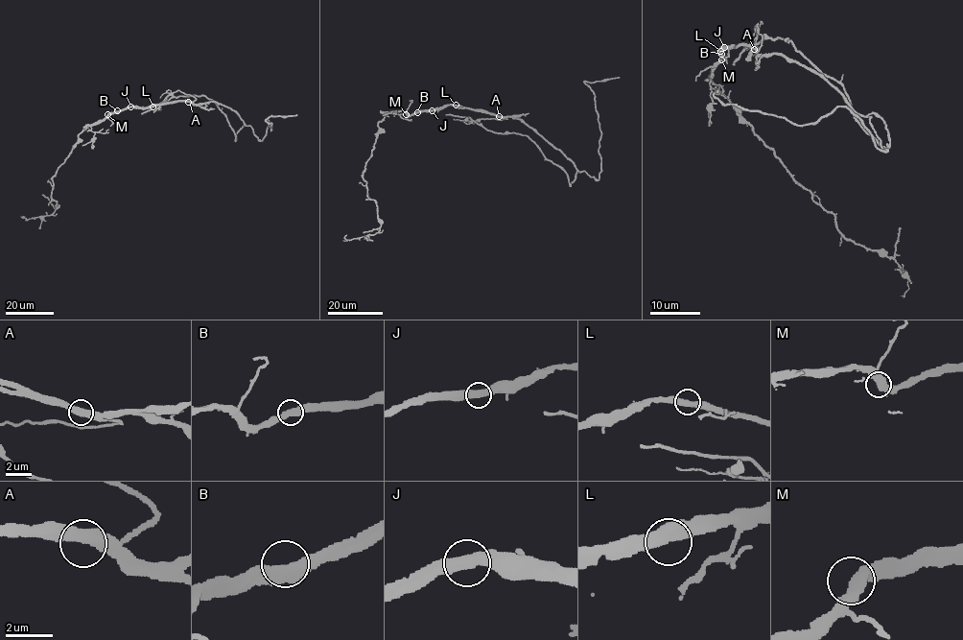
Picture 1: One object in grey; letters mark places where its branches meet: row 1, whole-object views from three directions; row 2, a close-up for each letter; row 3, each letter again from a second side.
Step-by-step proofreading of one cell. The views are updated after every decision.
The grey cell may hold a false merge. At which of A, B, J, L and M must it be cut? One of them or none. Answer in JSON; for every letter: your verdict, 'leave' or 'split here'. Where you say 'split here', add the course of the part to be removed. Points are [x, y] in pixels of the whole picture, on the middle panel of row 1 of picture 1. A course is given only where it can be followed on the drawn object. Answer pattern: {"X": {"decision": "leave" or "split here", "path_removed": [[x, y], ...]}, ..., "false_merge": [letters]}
{"A": {"decision": "leave"}, "B": {"decision": "leave"}, "J": {"decision": "leave"}, "L": {"decision": "leave"}, "M": {"decision": "leave"}, "false_merge": []}

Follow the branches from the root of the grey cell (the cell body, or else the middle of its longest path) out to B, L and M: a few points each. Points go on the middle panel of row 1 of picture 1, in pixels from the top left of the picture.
B: (474, 110), (444, 105), (417, 112)
L: (474, 110), (456, 105)
M: (474, 110), (444, 105), (406, 114)

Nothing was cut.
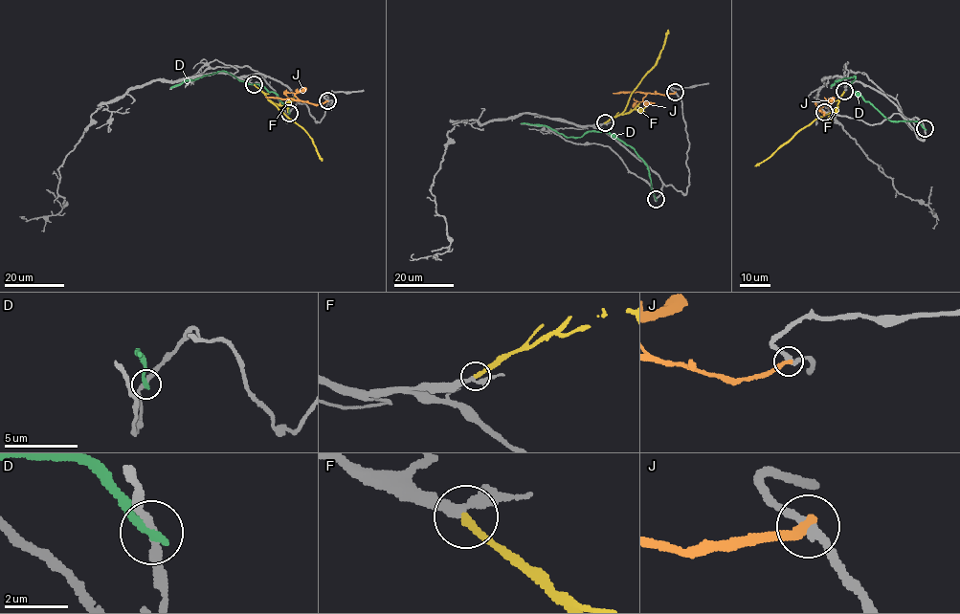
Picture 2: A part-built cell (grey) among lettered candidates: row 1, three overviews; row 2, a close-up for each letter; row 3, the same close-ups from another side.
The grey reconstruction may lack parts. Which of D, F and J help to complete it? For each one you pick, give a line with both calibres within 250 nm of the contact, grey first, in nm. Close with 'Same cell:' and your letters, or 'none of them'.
F: calibres 260 and 260 nm
Same cell: F

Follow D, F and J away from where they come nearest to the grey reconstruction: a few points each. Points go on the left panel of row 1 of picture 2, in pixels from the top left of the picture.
D: (289, 112), (288, 106), (274, 92), (256, 83), (239, 80), (230, 73), (218, 71), (186, 79), (170, 88)
F: (254, 84), (306, 131), (322, 161)
J: (326, 100), (312, 104), (265, 97)

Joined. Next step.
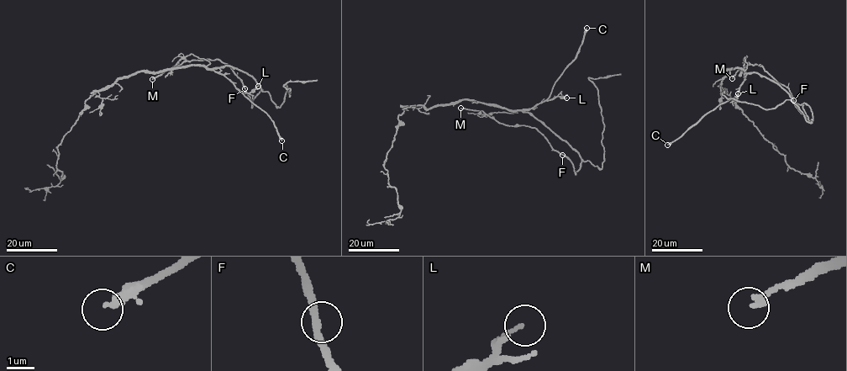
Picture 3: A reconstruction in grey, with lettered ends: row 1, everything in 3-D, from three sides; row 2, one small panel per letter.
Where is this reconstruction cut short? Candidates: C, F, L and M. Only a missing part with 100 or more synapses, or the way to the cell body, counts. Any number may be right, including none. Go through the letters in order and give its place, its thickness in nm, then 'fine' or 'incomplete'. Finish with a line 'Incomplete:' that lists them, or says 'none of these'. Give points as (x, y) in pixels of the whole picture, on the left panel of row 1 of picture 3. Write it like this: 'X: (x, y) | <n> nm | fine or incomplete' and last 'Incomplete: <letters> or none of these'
C: (281, 140) | 280 nm | fine
F: (244, 88) | 280 nm | fine
L: (258, 86) | 130 nm | fine
M: (152, 79) | 190 nm | incomplete
Incomplete: M

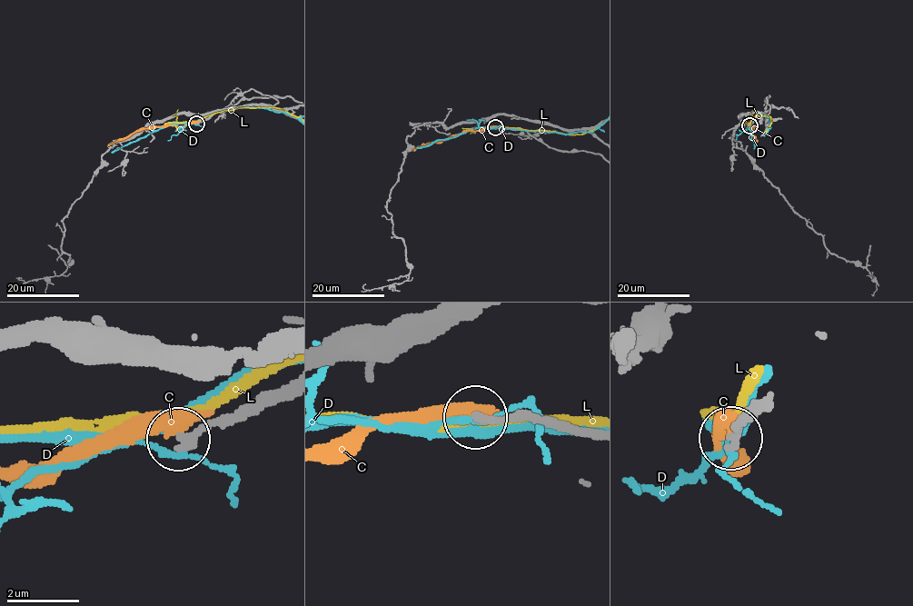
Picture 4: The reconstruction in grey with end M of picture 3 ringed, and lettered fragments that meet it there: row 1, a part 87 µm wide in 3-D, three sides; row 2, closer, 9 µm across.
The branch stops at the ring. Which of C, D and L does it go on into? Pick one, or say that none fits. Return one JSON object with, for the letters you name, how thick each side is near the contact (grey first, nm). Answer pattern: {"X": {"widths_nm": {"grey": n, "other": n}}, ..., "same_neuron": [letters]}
{"same_neuron": []}

